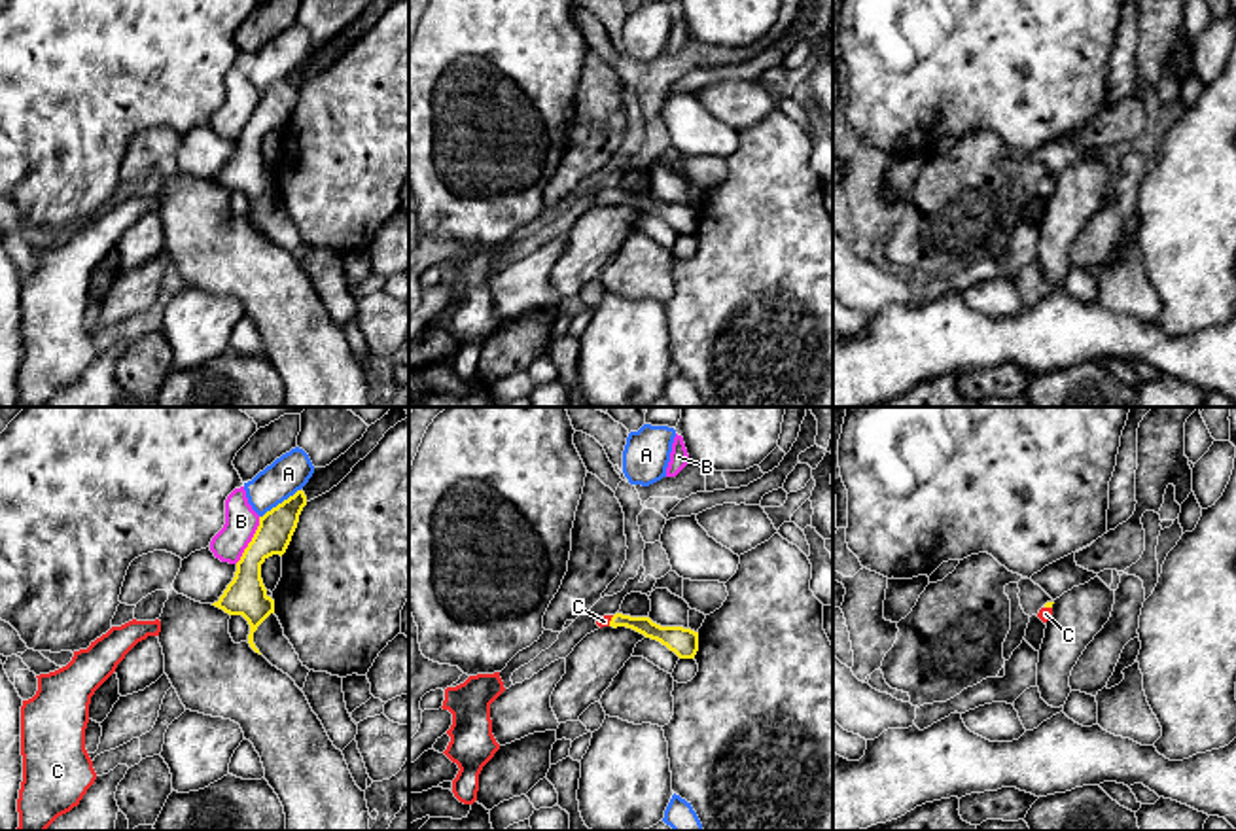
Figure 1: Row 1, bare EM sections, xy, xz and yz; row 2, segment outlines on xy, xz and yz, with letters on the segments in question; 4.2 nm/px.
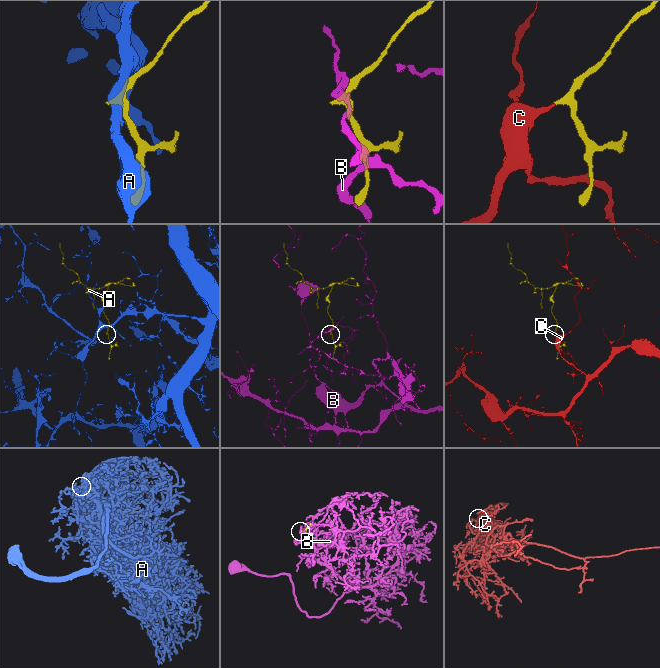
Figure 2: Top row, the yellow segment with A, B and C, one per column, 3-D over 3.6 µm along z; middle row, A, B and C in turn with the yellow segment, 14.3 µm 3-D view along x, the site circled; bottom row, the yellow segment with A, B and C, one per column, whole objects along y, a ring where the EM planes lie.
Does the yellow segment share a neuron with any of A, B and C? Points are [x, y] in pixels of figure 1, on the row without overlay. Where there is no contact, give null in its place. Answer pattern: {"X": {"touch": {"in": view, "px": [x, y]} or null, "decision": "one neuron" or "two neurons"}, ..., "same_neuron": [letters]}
{"A": {"touch": {"in": "xy", "px": [279, 80]}, "decision": "two neurons"}, "B": {"touch": {"in": "xy", "px": [252, 116]}, "decision": "two neurons"}, "C": {"touch": {"in": "xz", "px": [610, 197]}, "decision": "one neuron"}, "same_neuron": ["C"]}

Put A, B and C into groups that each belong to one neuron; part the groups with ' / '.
A / B / C

